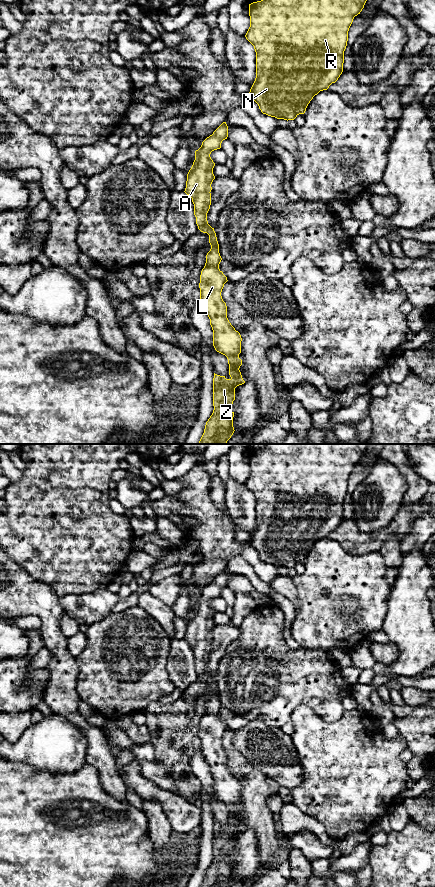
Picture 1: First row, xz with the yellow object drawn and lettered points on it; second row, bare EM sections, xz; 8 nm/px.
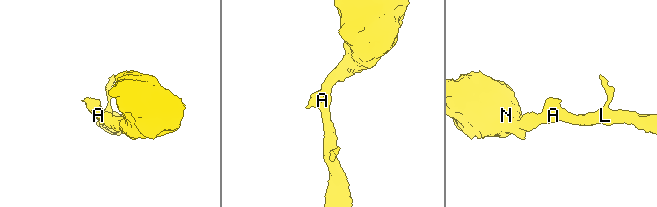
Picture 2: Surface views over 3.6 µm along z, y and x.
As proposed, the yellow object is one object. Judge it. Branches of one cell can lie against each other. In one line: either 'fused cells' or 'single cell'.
single cell

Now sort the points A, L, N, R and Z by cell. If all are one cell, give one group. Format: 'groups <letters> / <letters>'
groups A L N R Z

